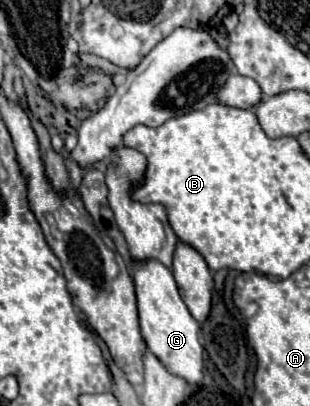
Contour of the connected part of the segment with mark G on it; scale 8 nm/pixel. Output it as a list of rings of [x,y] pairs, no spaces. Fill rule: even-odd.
[[[144,261],[132,263],[132,277],[136,285],[140,329],[148,351],[154,353],[172,375],[186,379],[190,385],[200,383],[204,377],[204,347],[200,343],[200,325],[184,305],[172,271],[158,261]]]

